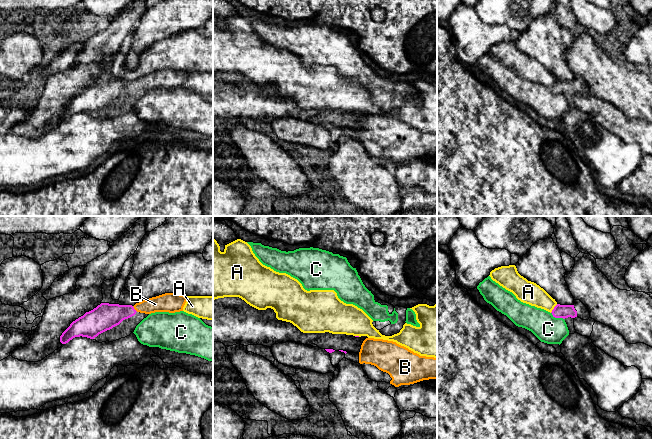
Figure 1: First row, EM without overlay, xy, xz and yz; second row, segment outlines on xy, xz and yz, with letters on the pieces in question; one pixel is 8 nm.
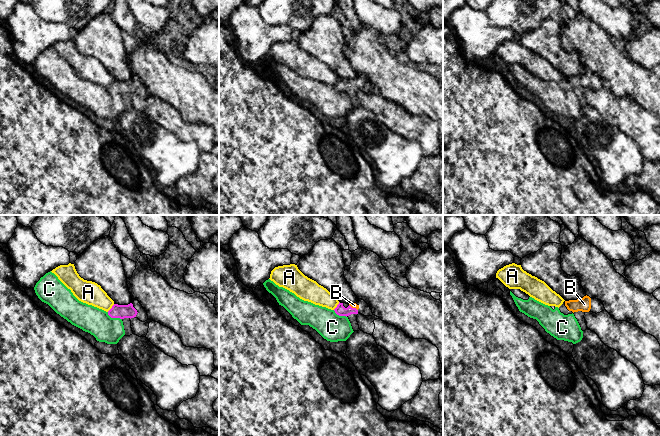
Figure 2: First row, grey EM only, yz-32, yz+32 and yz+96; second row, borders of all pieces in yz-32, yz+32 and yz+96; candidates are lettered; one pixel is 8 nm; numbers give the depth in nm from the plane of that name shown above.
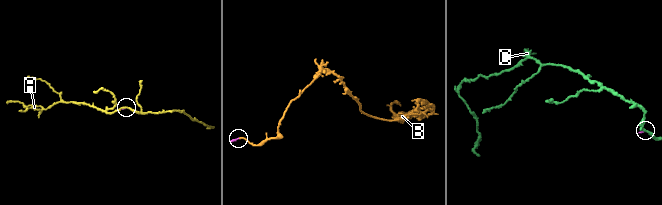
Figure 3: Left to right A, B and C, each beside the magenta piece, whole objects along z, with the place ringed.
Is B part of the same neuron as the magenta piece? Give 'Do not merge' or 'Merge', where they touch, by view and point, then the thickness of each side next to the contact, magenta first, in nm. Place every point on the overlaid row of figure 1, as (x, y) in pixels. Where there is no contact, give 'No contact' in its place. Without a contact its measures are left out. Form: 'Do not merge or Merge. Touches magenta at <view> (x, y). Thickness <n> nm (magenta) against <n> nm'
Merge. Touches magenta at xy (134, 309). Thickness 220 nm (magenta) against 140 nm

